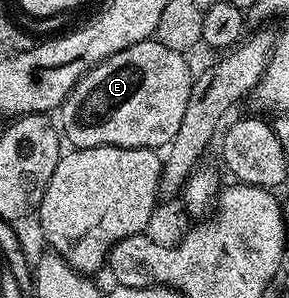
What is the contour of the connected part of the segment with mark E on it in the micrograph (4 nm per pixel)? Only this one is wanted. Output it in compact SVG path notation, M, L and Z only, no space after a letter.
M156 39L142 41L125 51L117 51L100 65L95 65L75 86L61 106L63 125L61 133L68 146L77 149L89 147L121 147L122 149L162 150L171 144L171 140L181 128L181 118L185 115L185 106L189 103L189 91L193 72L187 66L188 58L182 53L170 50Z

